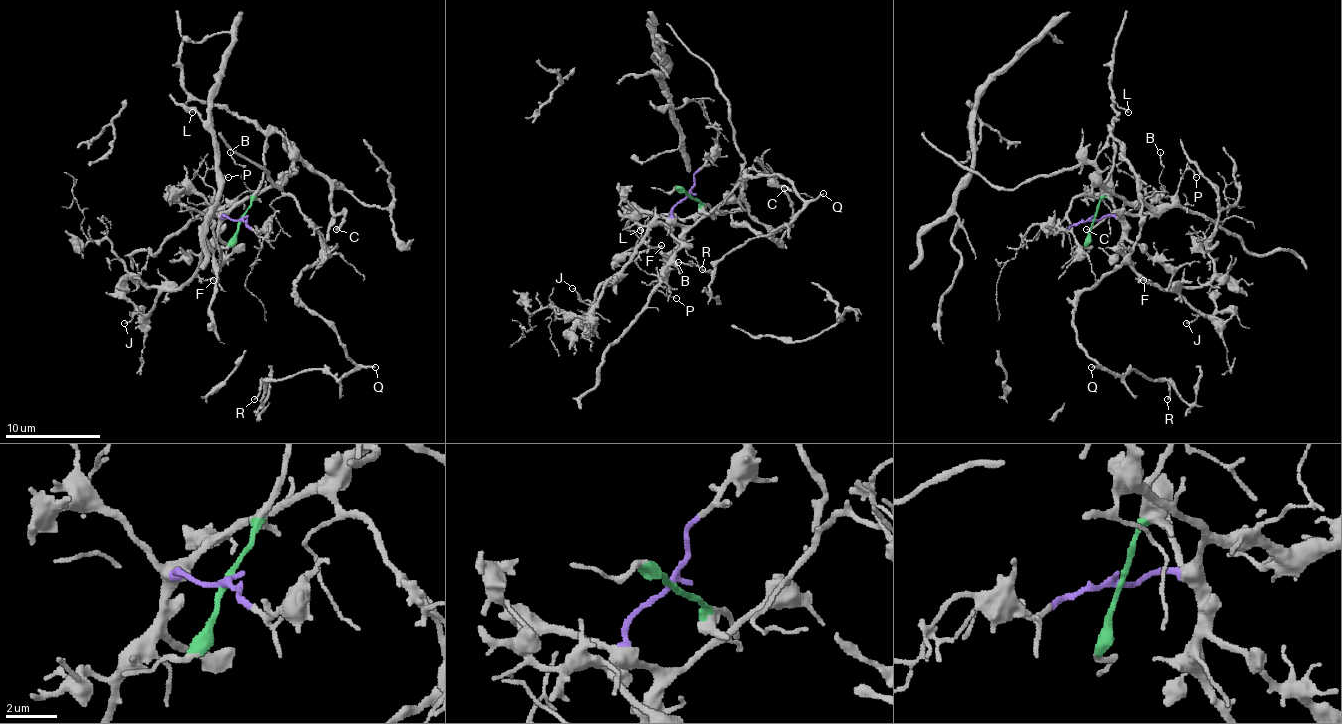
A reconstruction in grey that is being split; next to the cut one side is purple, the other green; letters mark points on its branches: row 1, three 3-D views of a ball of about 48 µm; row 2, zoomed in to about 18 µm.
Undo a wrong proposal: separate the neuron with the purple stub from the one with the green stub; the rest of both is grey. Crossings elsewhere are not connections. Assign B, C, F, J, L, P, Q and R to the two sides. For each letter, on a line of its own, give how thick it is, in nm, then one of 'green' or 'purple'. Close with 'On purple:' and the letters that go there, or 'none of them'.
B: 100 nm thick; purple
C: 200 nm thick; green
F: 130 nm thick; purple
J: 120 nm thick; purple
L: 140 nm thick; green
P: 100 nm thick; purple
Q: 140 nm thick; green
R: 120 nm thick; green
On purple: B, F, J, P

